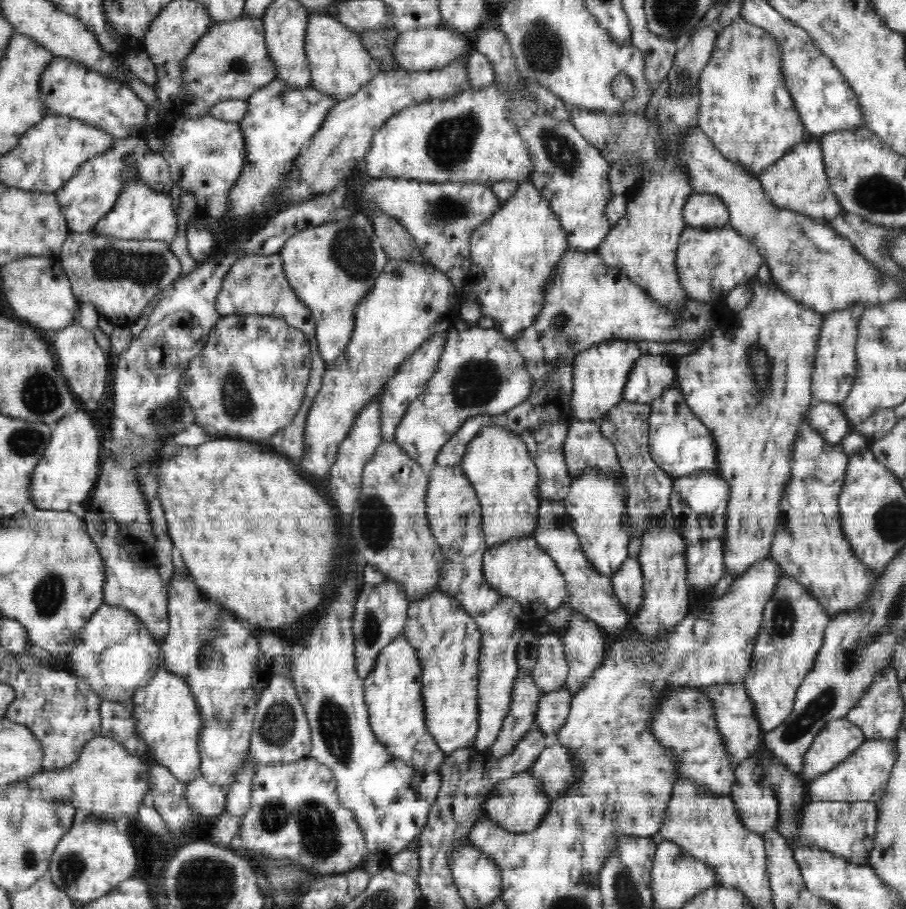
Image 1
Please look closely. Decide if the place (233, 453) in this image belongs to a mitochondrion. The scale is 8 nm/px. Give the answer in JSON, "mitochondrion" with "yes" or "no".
{"mitochondrion":"no"}

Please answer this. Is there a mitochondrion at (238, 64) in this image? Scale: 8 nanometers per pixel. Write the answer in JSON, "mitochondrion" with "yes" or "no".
{"mitochondrion":"yes"}

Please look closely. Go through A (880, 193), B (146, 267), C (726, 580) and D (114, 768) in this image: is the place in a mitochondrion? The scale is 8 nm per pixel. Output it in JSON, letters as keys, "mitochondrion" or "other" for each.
{"A":"mitochondrion","B":"mitochondrion","C":"other","D":"other"}

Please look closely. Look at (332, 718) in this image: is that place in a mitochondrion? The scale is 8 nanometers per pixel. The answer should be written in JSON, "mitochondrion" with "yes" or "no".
{"mitochondrion":"yes"}

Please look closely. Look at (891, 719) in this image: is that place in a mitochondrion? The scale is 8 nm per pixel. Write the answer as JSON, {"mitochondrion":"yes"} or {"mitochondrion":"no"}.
{"mitochondrion":"no"}

